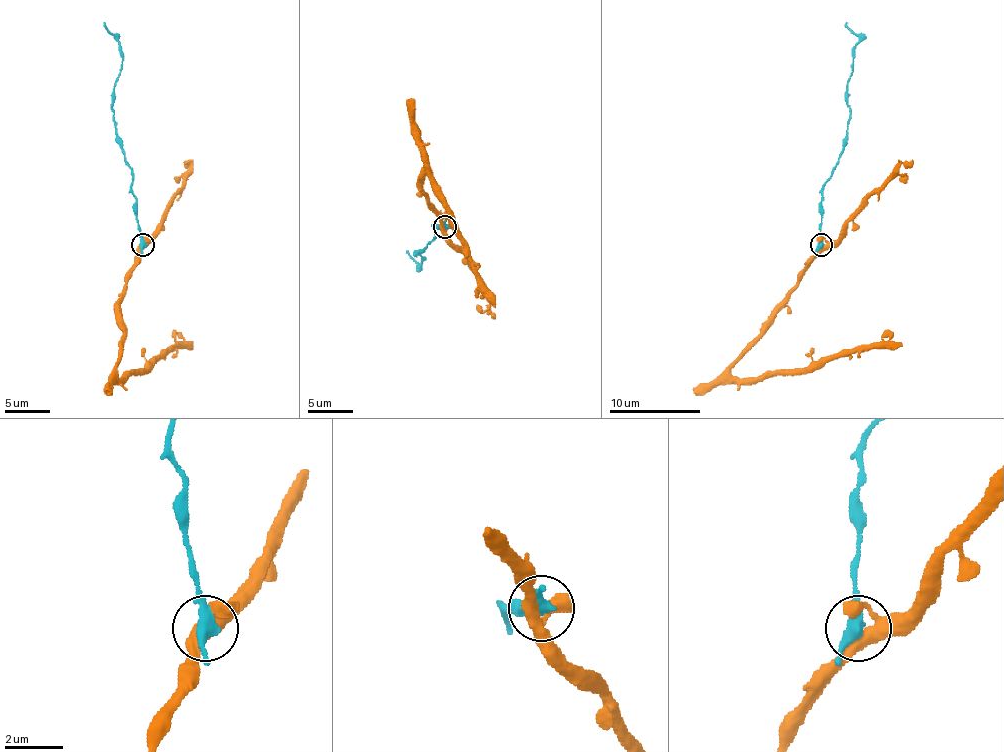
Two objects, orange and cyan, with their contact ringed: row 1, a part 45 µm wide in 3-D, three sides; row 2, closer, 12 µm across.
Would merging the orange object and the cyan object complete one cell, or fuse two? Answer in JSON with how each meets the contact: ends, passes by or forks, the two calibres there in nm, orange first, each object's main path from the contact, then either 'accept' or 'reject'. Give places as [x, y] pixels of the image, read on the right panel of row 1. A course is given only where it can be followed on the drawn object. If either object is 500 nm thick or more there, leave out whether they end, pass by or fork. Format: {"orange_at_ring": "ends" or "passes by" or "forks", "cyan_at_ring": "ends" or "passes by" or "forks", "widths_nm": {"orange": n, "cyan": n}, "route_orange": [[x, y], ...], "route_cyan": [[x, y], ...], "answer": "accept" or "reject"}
{"orange_at_ring": "forks", "cyan_at_ring": "passes by", "widths_nm": {"orange": 360, "cyan": 400}, "route_orange": [[823, 246], [766, 333], [730, 374], [739, 378], [800, 374], [839, 353], [902, 344]], "route_cyan": [[821, 244], [821, 190], [839, 160], [850, 117], [848, 88], [852, 47], [859, 38], [846, 24], [848, 22]], "answer": "accept"}

